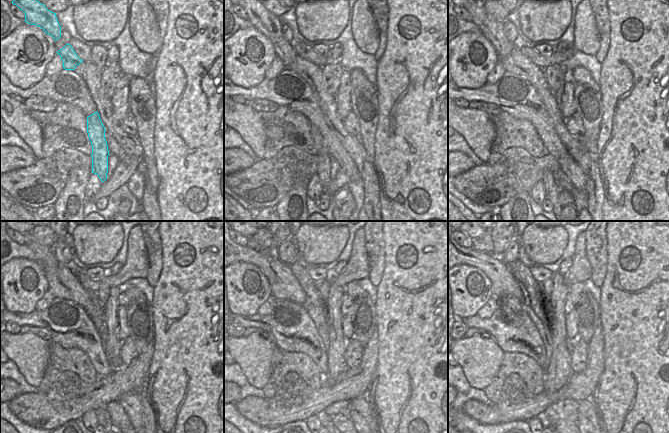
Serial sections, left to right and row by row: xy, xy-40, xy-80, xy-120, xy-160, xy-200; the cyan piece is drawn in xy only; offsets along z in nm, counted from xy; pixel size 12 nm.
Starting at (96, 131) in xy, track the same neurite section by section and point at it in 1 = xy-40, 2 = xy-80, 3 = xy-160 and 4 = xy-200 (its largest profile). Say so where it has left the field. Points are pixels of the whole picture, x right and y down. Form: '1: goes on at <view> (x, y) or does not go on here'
1: goes on at xy-40 (324, 167)
2: goes on at xy-80 (552, 190)
3: goes on at xy-160 (326, 422)
4: goes on at xy-200 (545, 423)

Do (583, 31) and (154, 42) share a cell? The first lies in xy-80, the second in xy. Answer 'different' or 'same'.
same

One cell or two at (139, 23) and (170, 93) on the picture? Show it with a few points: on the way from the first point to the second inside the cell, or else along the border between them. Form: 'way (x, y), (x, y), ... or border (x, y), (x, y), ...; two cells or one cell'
border (162, 39), (162, 45), (157, 54); two cells

